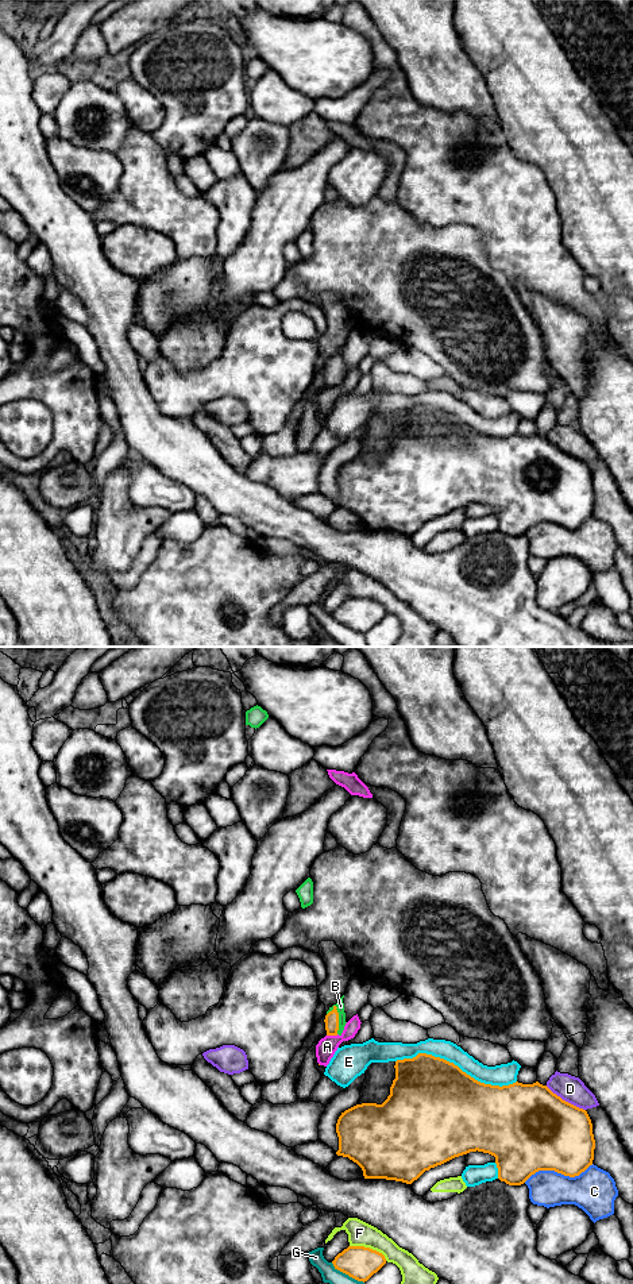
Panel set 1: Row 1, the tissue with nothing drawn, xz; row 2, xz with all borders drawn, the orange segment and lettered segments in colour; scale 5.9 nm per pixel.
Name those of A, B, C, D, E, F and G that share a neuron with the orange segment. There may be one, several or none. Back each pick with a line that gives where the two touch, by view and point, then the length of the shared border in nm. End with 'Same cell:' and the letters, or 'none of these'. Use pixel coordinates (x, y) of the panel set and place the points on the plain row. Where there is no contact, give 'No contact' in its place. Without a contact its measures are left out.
B: Touches orange at xz (338, 371). Shared border 180 nm
Same cell: B

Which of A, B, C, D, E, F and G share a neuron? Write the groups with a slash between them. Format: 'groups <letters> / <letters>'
groups A / B / C / D / E / F / G

